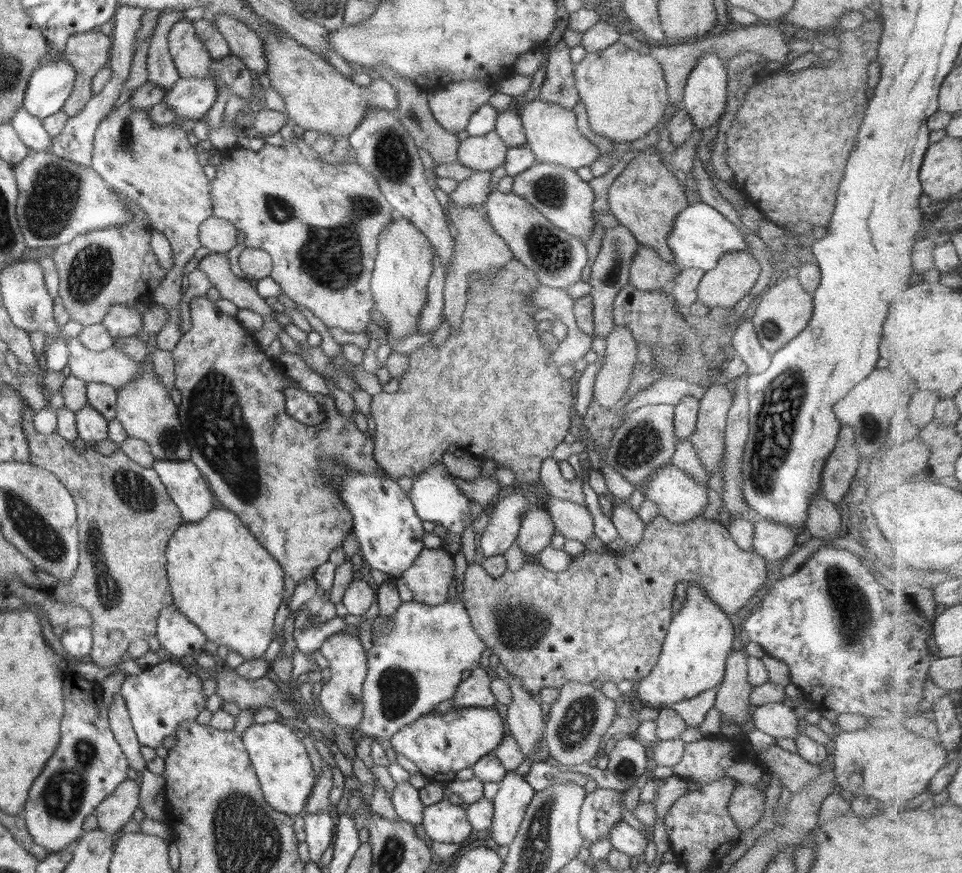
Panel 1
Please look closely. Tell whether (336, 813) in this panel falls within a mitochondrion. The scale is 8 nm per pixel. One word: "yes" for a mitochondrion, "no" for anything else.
no

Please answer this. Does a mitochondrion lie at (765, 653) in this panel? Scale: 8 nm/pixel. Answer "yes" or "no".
no

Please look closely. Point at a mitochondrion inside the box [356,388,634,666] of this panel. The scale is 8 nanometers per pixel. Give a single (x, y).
(519, 626)

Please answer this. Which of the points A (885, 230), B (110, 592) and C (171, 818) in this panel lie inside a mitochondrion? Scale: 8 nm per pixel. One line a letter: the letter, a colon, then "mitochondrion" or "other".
A: other
B: mitochondrion
C: other

